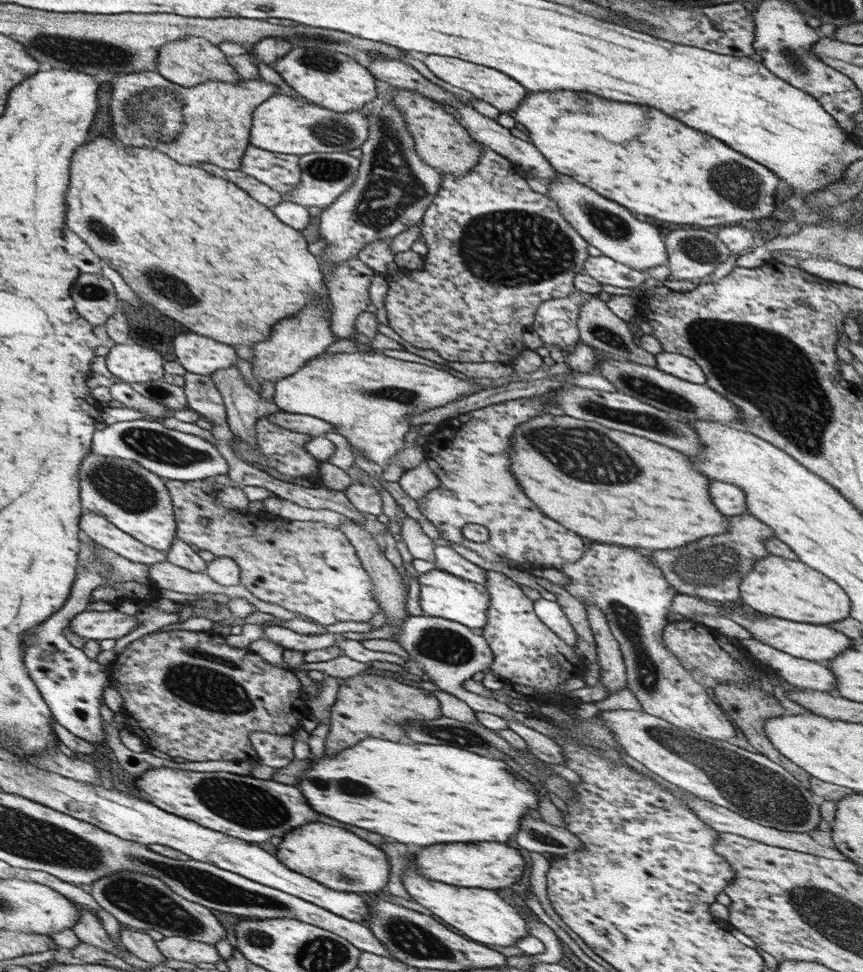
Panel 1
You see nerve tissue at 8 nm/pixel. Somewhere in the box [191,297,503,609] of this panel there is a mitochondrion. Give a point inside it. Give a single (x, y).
(402, 395)

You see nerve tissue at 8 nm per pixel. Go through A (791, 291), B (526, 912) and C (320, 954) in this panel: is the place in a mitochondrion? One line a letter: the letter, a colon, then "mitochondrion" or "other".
A: other
B: other
C: mitochondrion

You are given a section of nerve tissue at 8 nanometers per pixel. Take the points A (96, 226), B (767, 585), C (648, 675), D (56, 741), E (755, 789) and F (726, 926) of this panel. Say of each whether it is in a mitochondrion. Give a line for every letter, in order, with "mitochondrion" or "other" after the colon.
A: mitochondrion
B: other
C: mitochondrion
D: other
E: mitochondrion
F: other

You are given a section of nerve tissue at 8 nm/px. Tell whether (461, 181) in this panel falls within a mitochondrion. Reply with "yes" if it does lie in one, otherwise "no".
no

